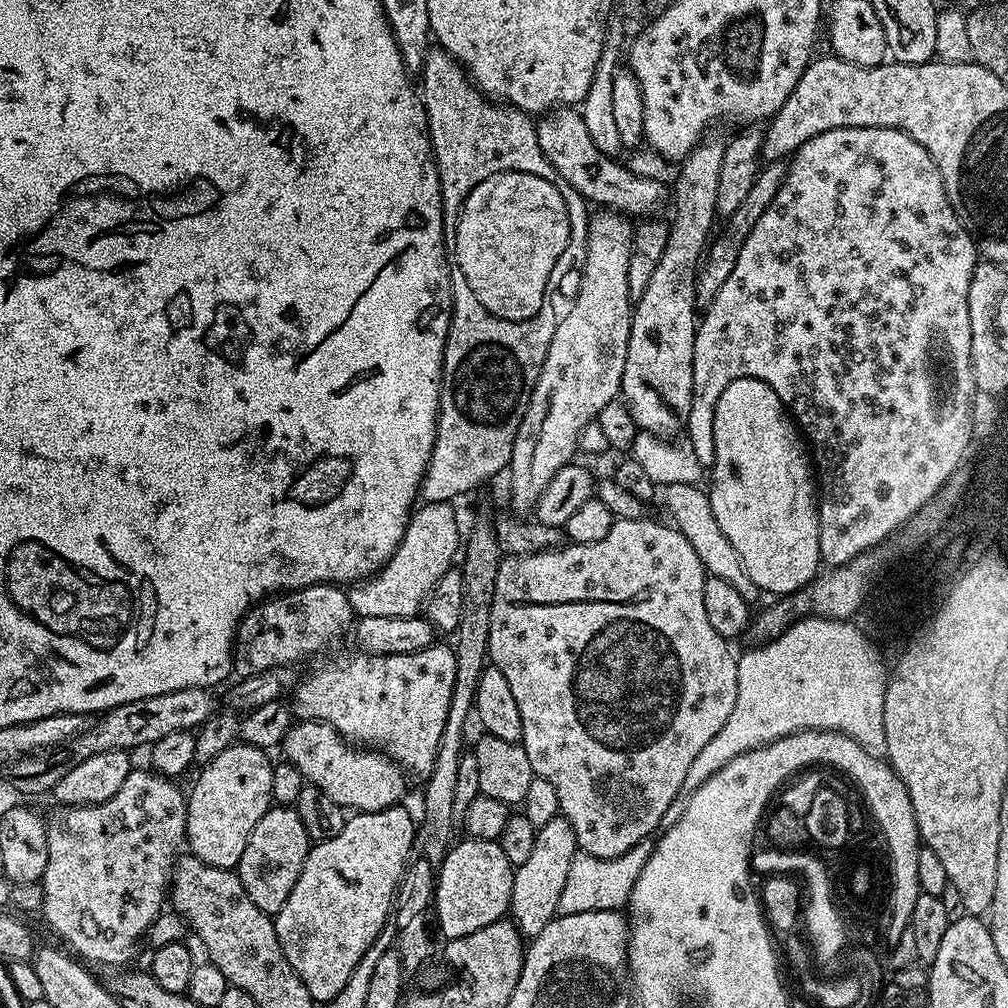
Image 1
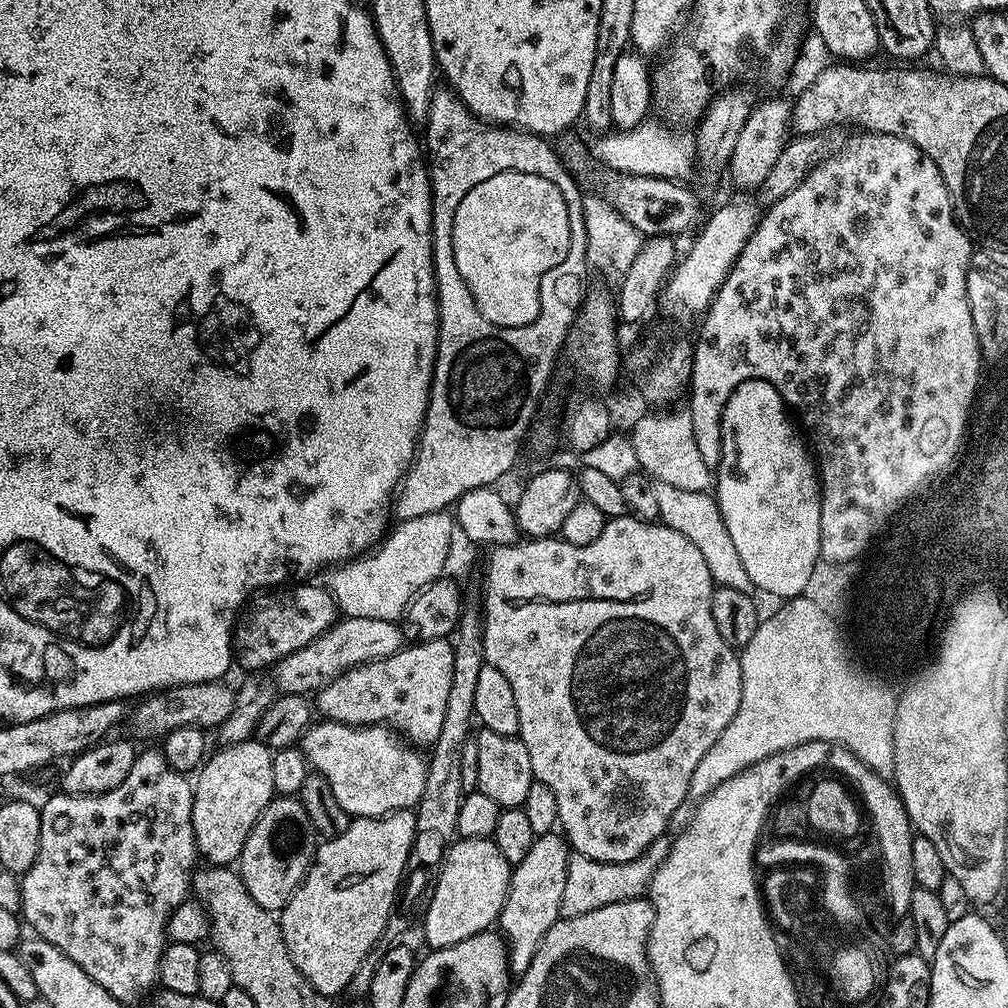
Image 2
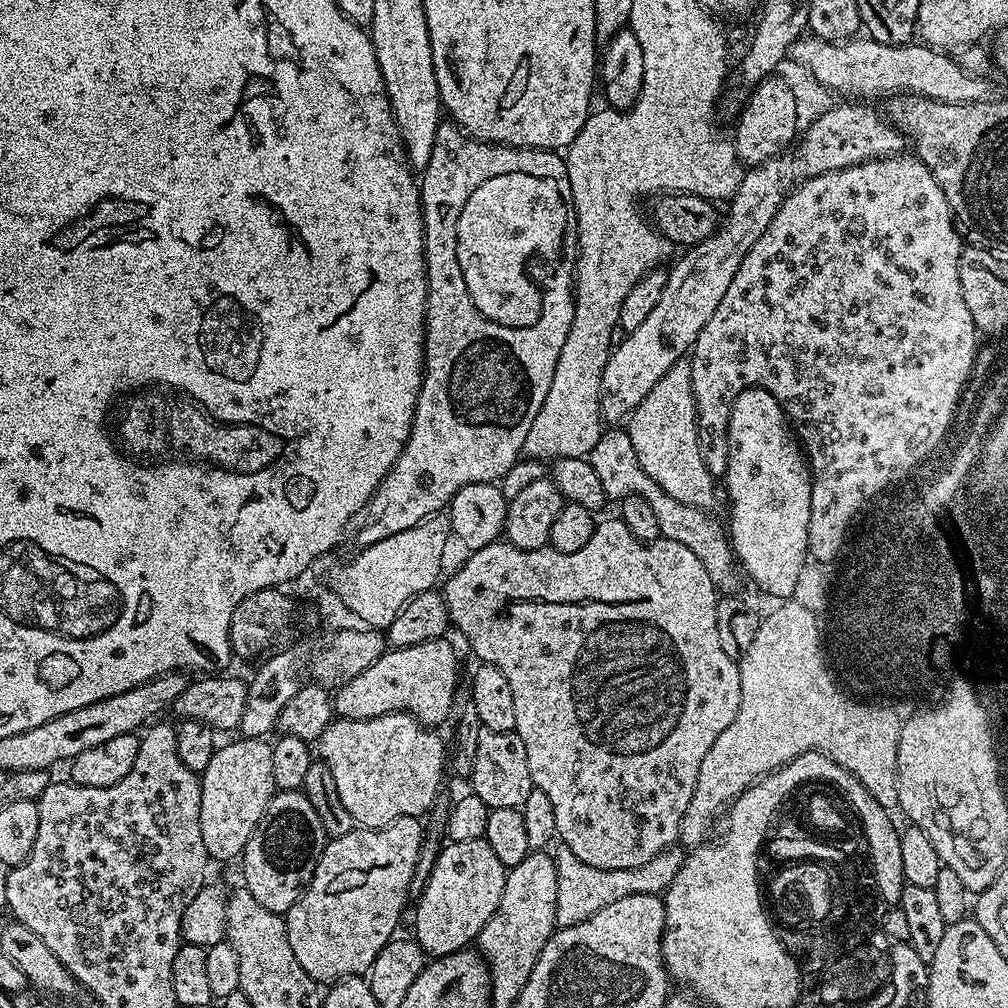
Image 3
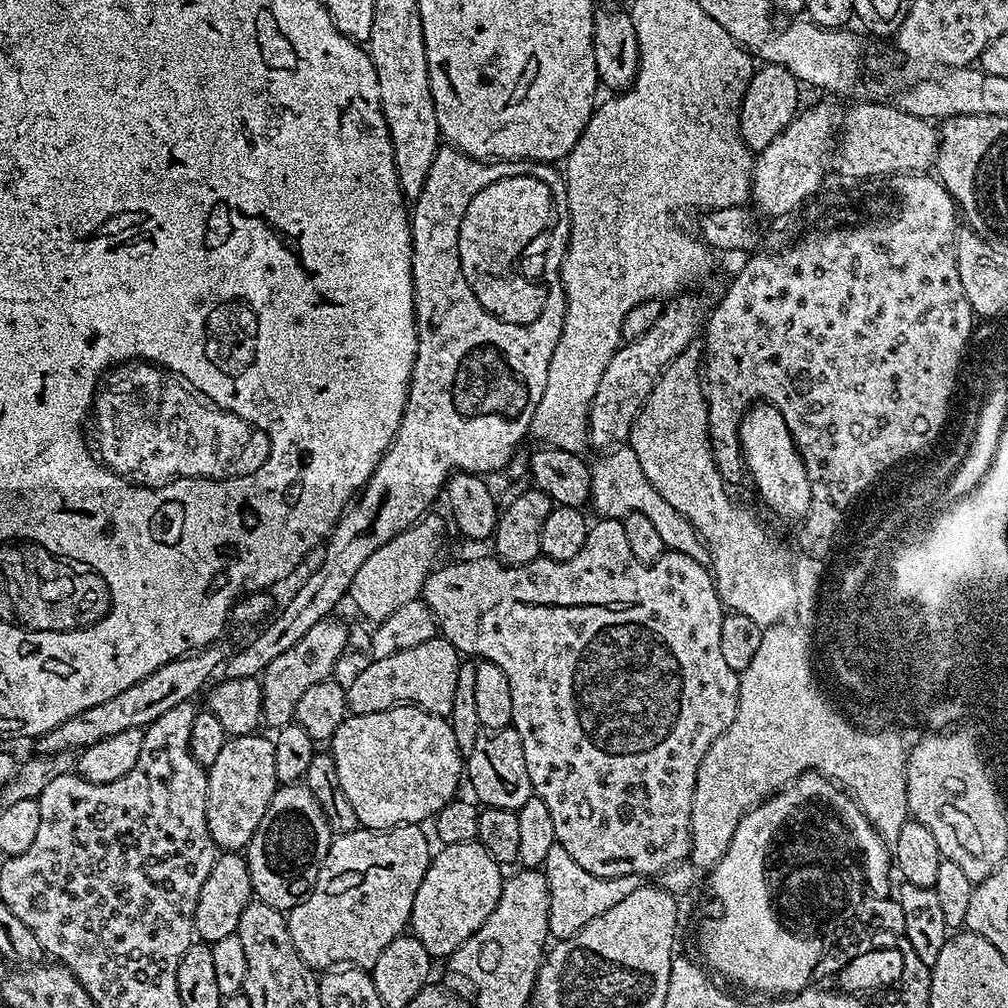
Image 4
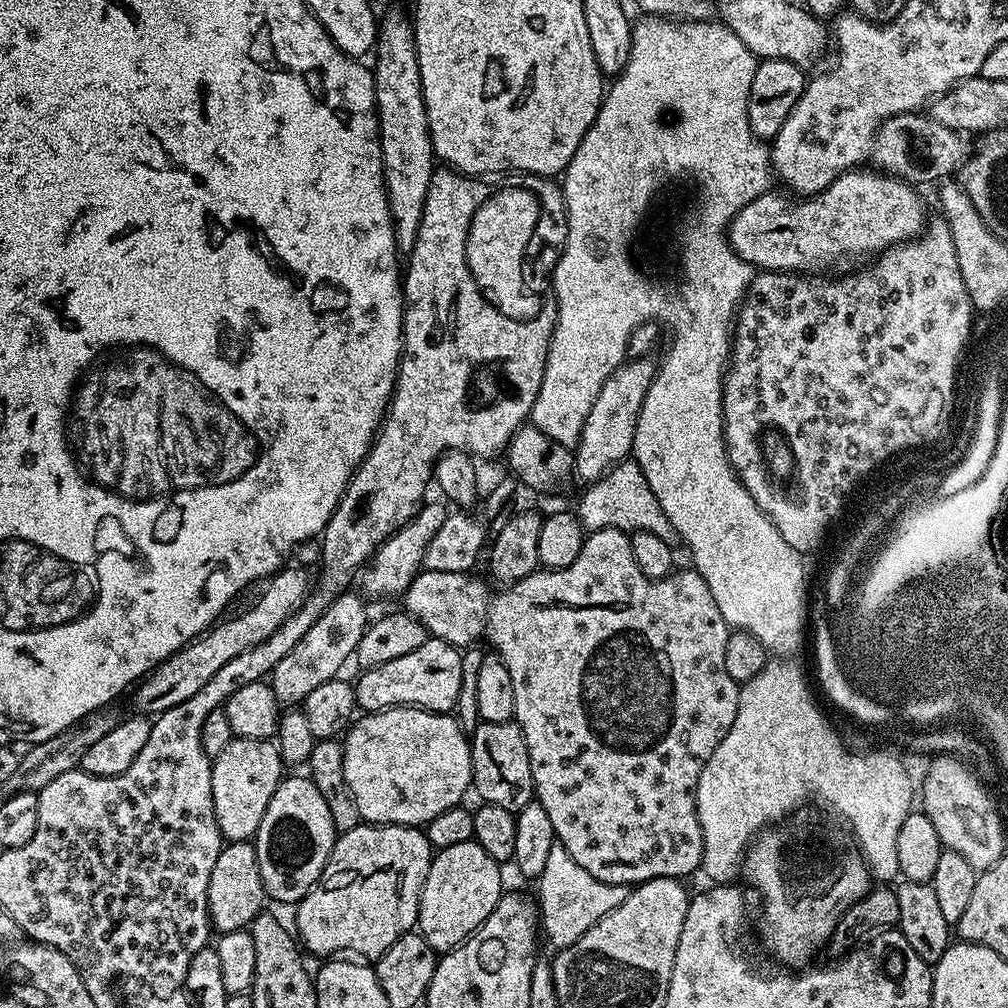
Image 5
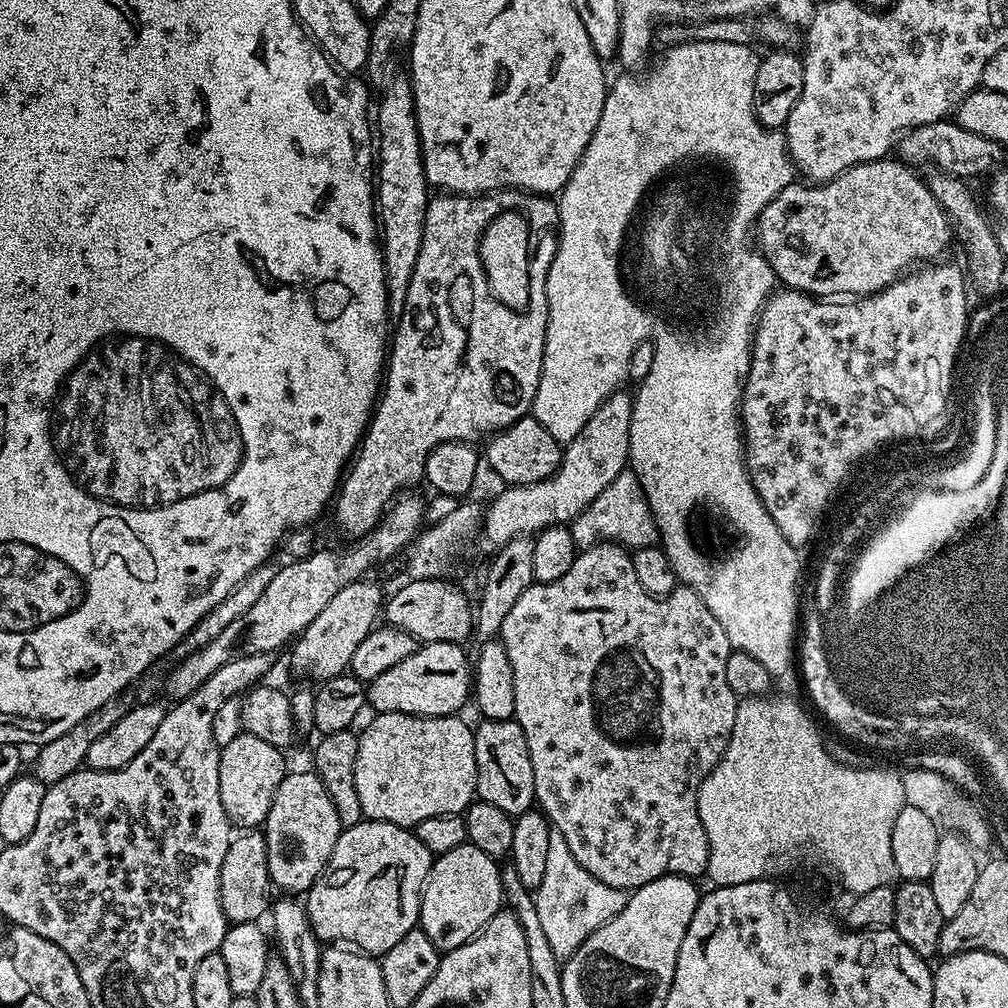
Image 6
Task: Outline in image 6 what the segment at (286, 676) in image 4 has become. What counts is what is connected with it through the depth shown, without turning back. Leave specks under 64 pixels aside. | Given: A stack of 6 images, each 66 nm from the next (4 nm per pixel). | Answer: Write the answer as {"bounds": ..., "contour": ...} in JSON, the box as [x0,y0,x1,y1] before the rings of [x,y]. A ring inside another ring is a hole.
{"bounds":[291,578,386,682],"contour":[[[361,578],[350,586],[342,586],[326,607],[322,614],[306,626],[306,630],[296,637],[291,645],[292,668],[300,676],[313,676],[316,682],[323,682],[343,676],[351,669],[354,650],[362,646],[362,638],[371,634],[373,628],[377,627],[376,615],[381,615],[386,604],[386,592],[383,592],[372,578]]]}

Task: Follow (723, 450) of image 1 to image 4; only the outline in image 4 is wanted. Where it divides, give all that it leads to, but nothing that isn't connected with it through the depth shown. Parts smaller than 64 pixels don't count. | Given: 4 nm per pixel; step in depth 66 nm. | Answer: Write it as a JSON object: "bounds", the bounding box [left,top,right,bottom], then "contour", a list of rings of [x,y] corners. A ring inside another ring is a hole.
{"bounds":[740,402,812,521],"contour":[[[757,402],[745,412],[744,421],[740,423],[740,450],[747,475],[752,475],[756,492],[766,507],[773,508],[788,520],[799,521],[808,515],[812,501],[808,471],[782,414],[775,406]]]}

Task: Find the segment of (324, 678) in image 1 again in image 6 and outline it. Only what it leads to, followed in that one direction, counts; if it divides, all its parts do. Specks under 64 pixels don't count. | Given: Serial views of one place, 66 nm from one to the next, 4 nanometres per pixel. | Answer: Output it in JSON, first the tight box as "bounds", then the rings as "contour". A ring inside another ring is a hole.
{"bounds":[366,640,472,716],"contour":[[[434,640],[417,647],[414,654],[397,660],[394,666],[380,668],[376,679],[366,688],[366,704],[373,713],[405,712],[411,716],[454,716],[464,703],[469,703],[472,675],[467,651],[459,643],[450,640]]]}

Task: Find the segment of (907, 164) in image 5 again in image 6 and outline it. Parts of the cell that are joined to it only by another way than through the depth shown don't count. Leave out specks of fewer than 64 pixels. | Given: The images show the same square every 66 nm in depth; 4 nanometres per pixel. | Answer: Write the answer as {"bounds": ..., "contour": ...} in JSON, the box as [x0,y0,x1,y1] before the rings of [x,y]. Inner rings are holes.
{"bounds":[898,119,1005,178],"contour":[[[943,119],[926,126],[913,128],[901,137],[898,144],[899,157],[903,163],[914,168],[922,164],[932,164],[939,171],[948,172],[953,176],[973,178],[976,174],[988,171],[992,166],[997,167],[1005,152],[1003,145],[992,139],[986,139],[970,130],[960,127],[954,120]]]}

